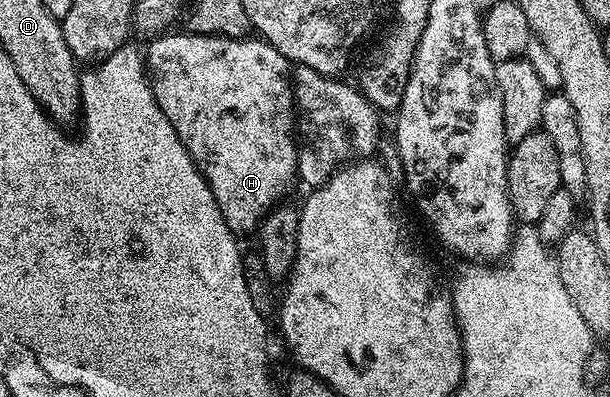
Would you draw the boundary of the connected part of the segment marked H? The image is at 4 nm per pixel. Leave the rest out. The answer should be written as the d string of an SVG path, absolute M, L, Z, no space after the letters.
M184 31L173 32L166 32L148 42L147 76L150 85L153 86L155 99L163 111L163 115L167 115L171 127L175 127L183 147L187 147L191 159L197 164L198 171L207 179L207 183L219 203L219 211L223 211L223 219L227 219L227 227L231 227L238 235L249 233L252 229L254 232L258 228L261 218L284 198L281 196L288 191L289 184L297 177L298 142L295 140L295 102L291 84L291 62L283 55L279 55L279 51L275 51L275 47L271 47L266 41L260 39L249 41L250 39L245 37L216 37L215 35L199 35Z

